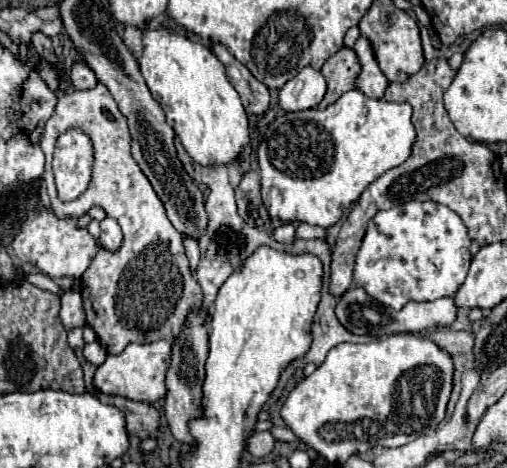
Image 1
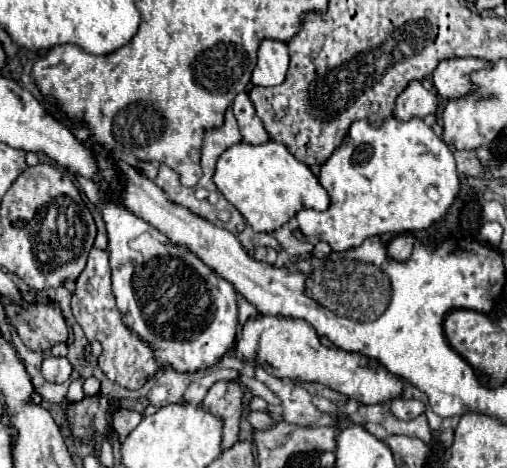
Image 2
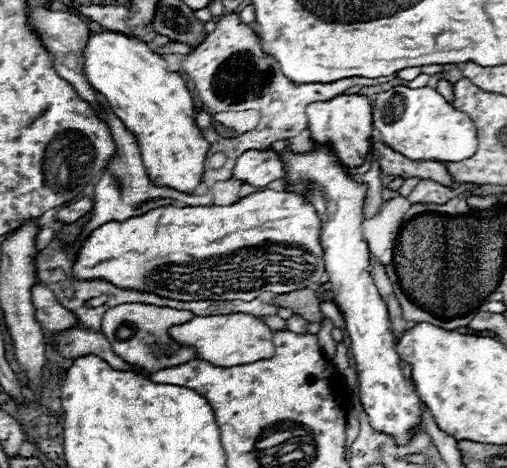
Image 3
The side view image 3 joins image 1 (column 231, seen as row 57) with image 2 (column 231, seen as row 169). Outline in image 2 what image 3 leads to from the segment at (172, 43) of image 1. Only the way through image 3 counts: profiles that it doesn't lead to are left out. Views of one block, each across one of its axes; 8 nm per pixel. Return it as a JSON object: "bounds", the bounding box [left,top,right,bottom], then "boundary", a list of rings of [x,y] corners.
{"bounds":[212,140,330,232],"boundary":[[[274,140],[260,146],[246,142],[230,146],[218,158],[212,180],[222,196],[248,220],[256,232],[272,232],[280,228],[302,208],[324,212],[330,204],[328,192],[320,186],[312,170],[304,162],[296,160],[284,144]]]}

